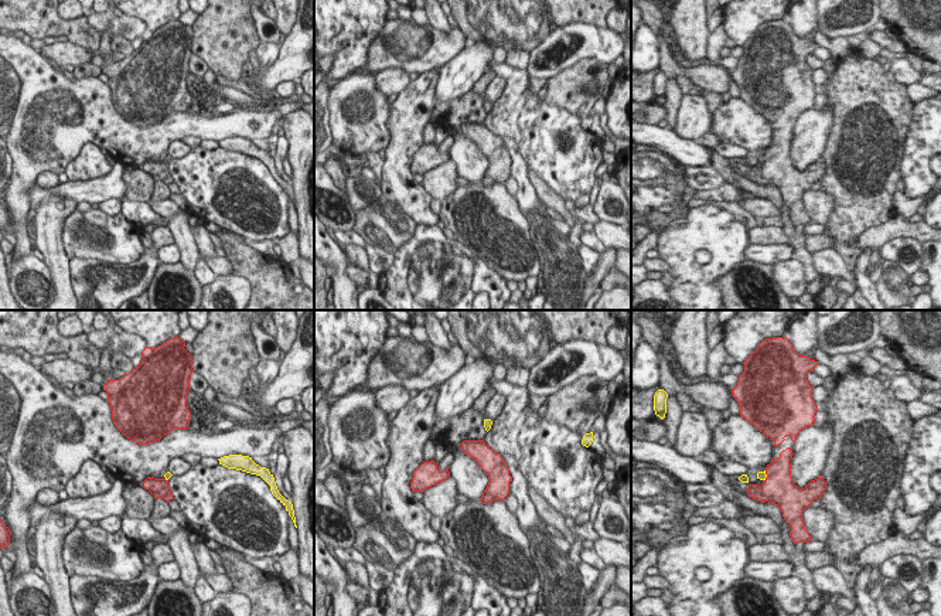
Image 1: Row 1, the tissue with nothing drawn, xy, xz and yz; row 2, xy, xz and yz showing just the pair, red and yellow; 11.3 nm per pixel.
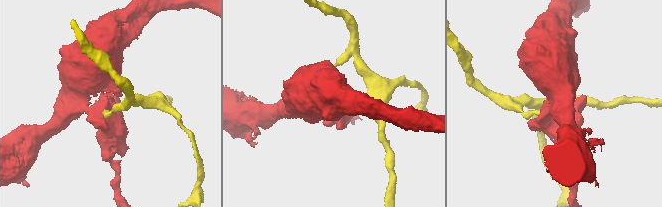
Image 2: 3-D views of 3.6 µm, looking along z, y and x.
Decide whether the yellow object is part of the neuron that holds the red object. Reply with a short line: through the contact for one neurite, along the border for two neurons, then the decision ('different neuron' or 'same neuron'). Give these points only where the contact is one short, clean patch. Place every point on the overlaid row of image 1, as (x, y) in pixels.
line yz (766, 470), (763, 480); different neuron

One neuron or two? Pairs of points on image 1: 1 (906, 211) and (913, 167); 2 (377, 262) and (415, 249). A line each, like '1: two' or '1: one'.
1: two
2: two

